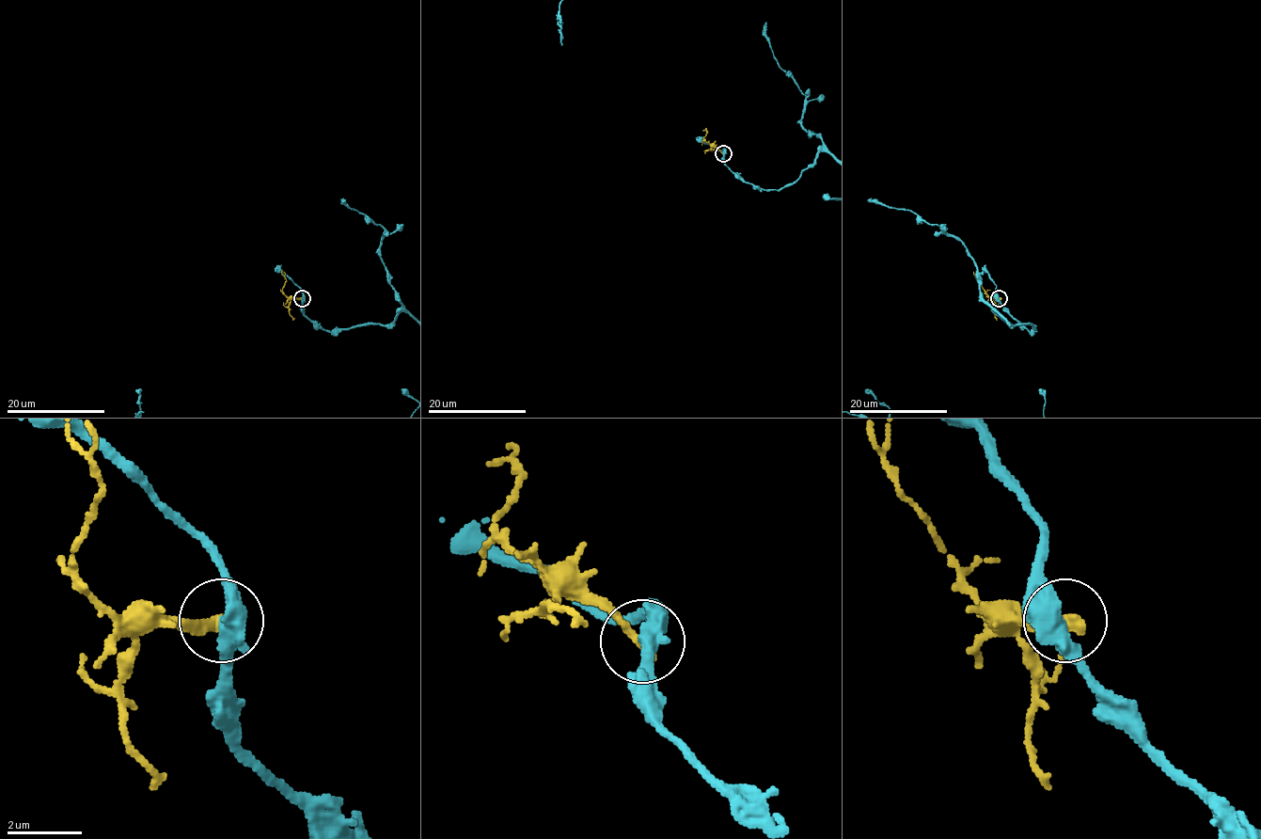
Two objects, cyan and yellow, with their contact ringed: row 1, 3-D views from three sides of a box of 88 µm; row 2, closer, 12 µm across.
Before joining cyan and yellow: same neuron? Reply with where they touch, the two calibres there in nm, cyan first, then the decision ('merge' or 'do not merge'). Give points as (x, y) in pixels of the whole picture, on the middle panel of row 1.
place (723, 153); calibres 500 and 340 nm; do not merge

